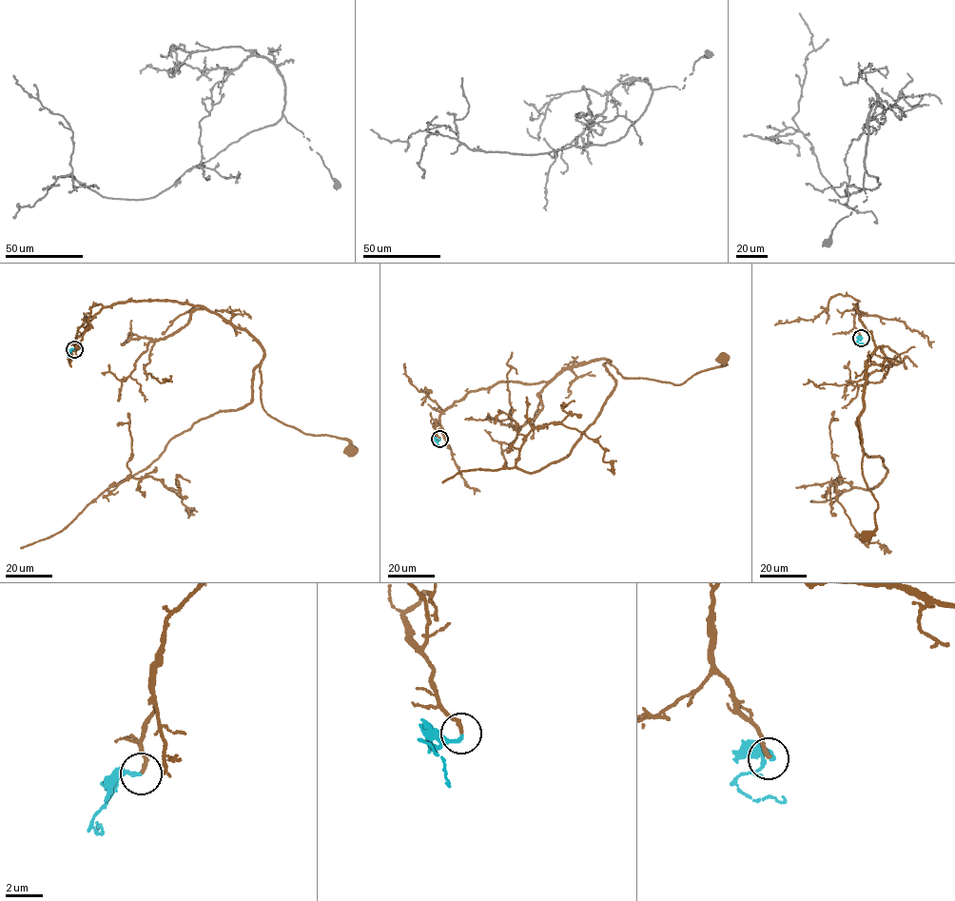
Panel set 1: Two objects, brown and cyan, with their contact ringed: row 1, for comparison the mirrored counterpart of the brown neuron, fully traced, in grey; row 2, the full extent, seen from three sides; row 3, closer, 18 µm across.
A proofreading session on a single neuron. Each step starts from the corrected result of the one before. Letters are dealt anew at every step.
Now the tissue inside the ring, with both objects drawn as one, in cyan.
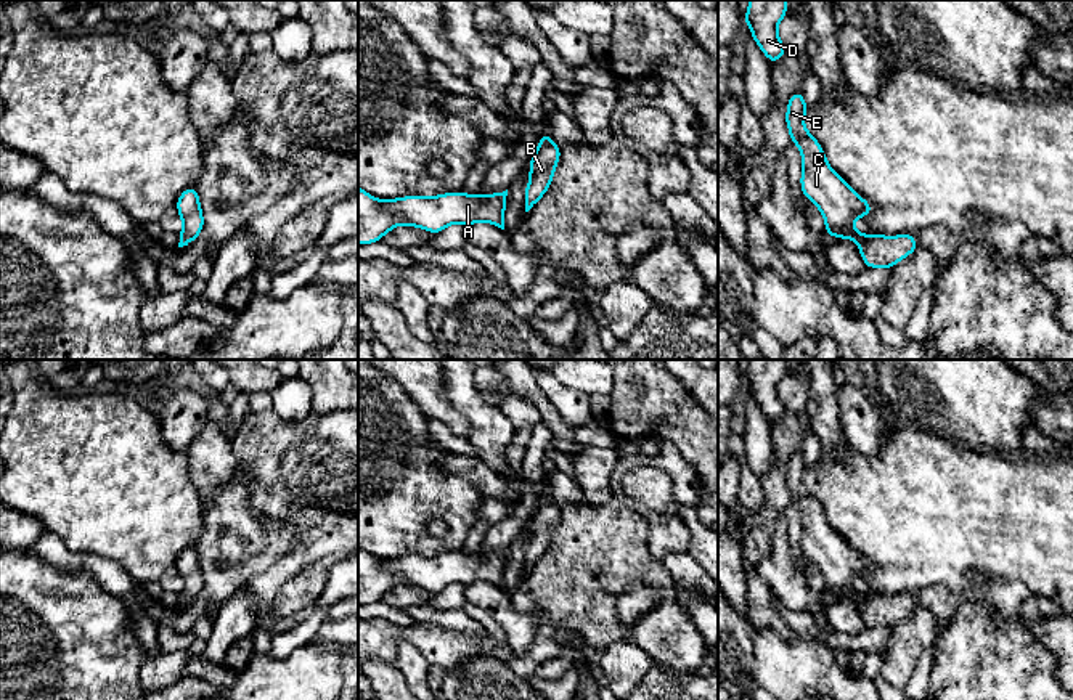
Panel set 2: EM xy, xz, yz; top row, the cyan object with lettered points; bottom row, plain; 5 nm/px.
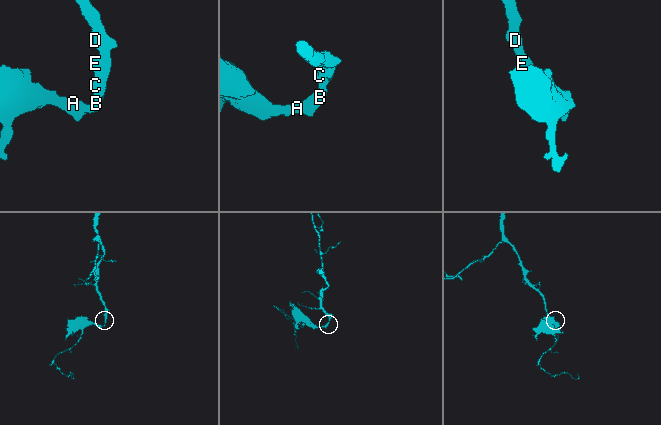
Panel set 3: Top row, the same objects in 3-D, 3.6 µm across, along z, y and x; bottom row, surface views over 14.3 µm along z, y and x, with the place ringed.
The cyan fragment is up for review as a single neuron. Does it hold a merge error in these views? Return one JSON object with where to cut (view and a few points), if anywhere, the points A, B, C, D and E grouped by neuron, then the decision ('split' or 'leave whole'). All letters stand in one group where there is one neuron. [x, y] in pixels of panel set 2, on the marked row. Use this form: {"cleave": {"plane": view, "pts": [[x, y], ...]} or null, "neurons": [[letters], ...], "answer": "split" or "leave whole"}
{"cleave": null, "neurons": [["A", "B", "C", "D", "E"]], "answer": "leave whole"}

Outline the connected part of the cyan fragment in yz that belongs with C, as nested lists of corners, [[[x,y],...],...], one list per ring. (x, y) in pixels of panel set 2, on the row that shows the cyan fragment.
[[[802,92],[792,93],[787,103],[785,124],[790,141],[802,153],[800,186],[803,196],[819,209],[827,236],[855,241],[866,268],[890,270],[919,249],[914,234],[863,234],[853,228],[853,222],[869,215],[874,207],[829,165],[819,141],[805,127],[806,111]]]

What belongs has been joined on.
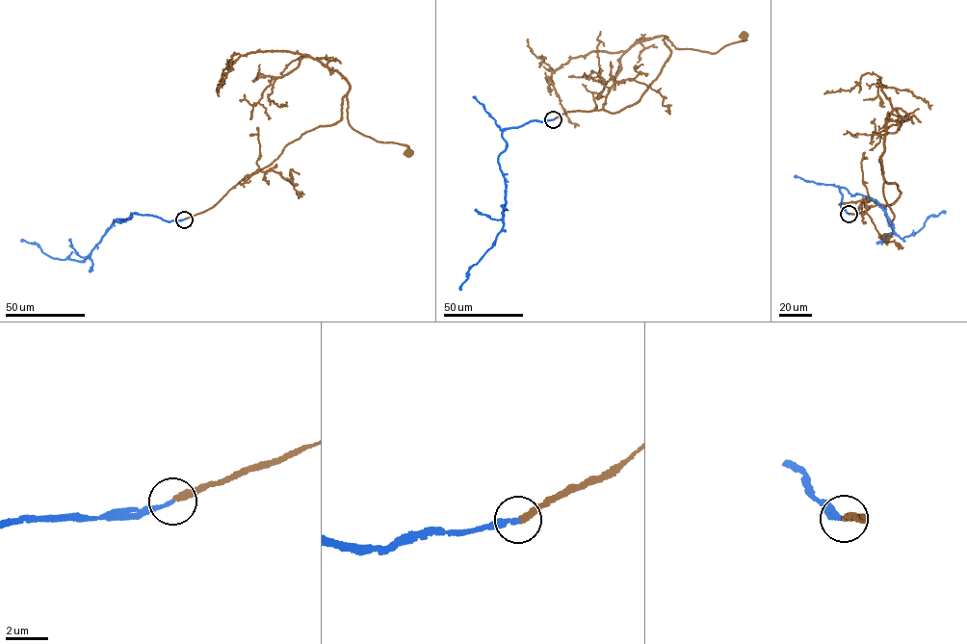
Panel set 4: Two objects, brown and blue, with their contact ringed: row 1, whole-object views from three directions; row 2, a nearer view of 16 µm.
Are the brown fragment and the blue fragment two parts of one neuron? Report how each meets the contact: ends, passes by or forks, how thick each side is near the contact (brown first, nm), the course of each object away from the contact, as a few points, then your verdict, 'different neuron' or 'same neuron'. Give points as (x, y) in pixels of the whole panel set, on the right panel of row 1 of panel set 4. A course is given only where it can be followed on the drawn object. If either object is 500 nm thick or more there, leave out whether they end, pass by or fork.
brown ends; blue ends; calibres 280 and 220 nm; course brown (849, 214), (891, 205), (899, 196), (898, 186), (884, 180), (880, 156), (883, 195), (895, 216), (885, 237); course blue (849, 214), (840, 205), (839, 188), (874, 199), (893, 232), (902, 239), (920, 230), (929, 216), (945, 211); different neuron

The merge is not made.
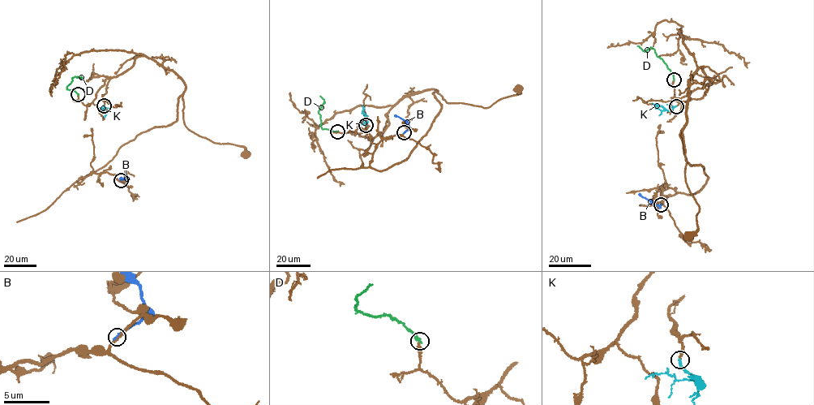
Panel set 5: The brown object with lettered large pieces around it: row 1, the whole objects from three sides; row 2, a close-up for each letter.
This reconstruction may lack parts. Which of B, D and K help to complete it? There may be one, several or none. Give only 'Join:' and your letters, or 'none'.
Join: K

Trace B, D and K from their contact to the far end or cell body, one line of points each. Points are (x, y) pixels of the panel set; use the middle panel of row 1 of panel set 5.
B: (404, 132), (408, 129), (409, 123), (394, 115)
D: (337, 131), (322, 129), (320, 126), (319, 111), (324, 101), (320, 96)
K: (366, 125), (367, 117), (363, 113), (362, 105)

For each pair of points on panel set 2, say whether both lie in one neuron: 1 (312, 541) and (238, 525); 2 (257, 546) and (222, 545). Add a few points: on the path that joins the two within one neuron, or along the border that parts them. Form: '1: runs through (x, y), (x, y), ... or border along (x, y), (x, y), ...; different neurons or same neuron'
1: border along (265, 516), (285, 522), (296, 537), (270, 565); different neurons
2: runs through (249, 545), (230, 545); same neuron

